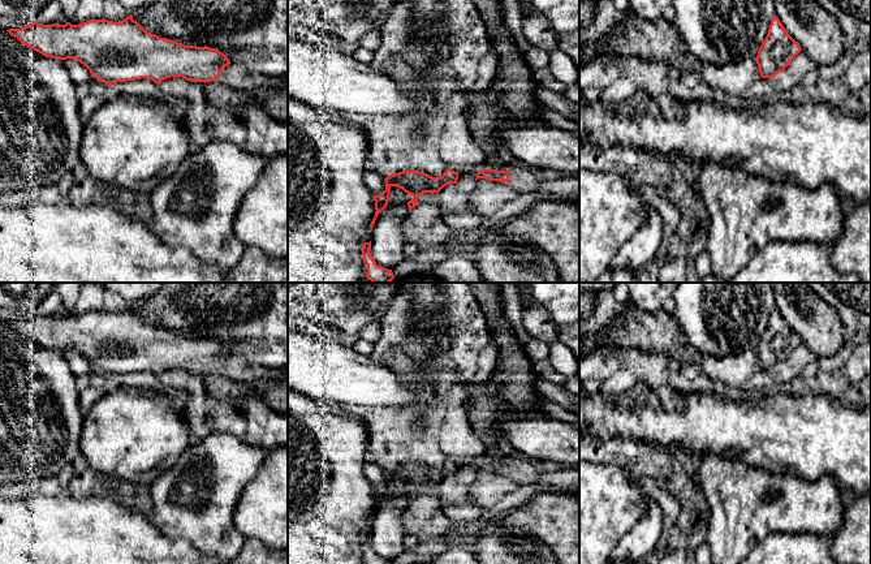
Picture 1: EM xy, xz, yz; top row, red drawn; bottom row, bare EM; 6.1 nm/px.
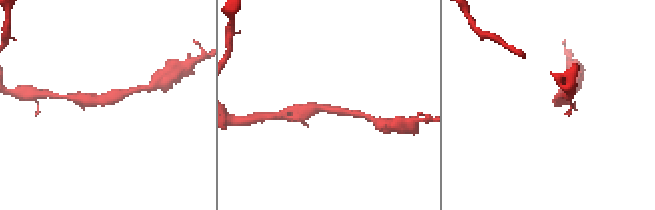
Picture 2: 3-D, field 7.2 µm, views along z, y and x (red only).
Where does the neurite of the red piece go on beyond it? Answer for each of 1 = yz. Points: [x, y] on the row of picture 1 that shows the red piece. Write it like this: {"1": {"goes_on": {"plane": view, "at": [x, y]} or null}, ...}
{"1": {"goes_on": null}}

